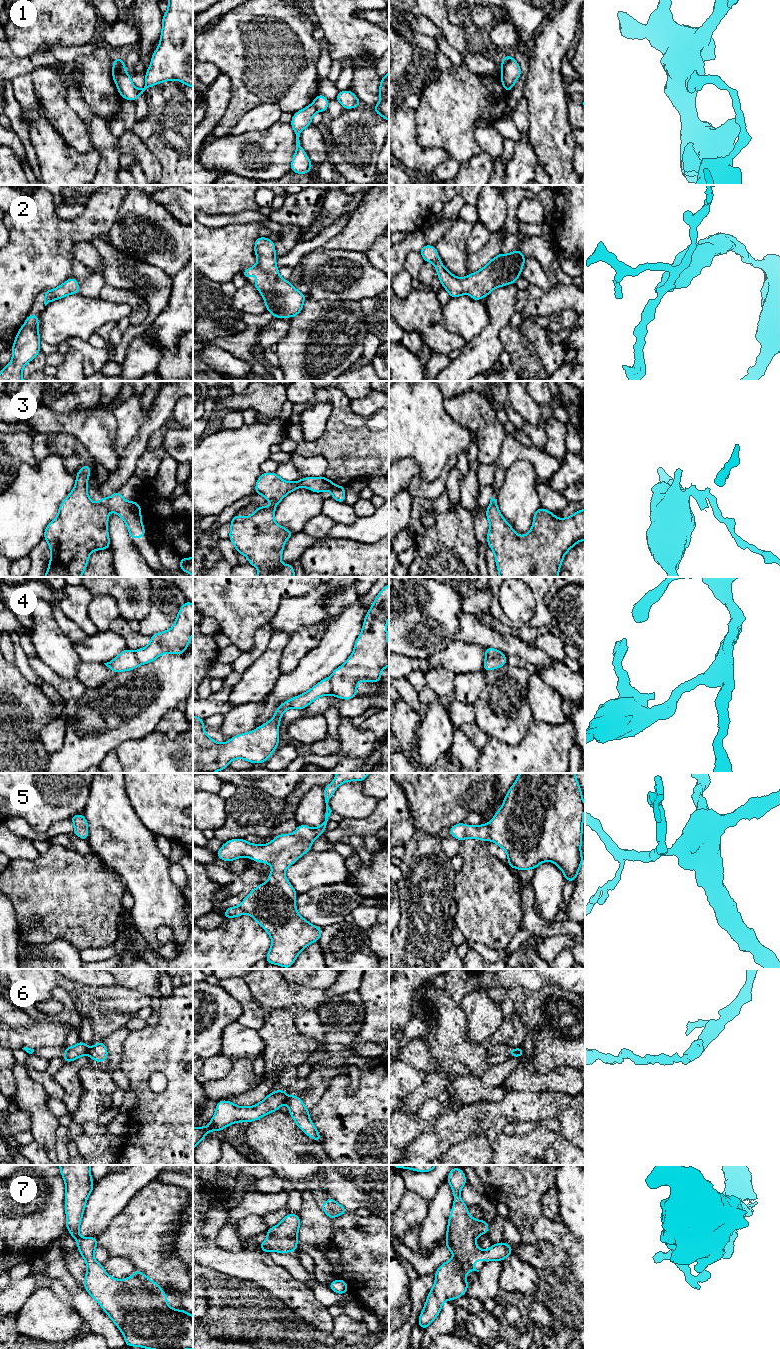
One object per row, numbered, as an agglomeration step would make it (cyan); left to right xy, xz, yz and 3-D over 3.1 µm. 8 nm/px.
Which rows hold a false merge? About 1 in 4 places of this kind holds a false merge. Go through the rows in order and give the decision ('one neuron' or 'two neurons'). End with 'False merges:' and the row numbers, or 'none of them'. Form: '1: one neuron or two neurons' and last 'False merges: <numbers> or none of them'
1: two neurons
2: one neuron
3: two neurons
4: two neurons
5: one neuron
6: two neurons
7: one neuron
False merges: 1, 3, 4, 6

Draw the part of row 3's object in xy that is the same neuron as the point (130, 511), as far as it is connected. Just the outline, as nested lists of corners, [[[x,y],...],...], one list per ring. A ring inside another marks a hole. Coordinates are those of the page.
[[[116,491],[109,498],[101,497],[98,504],[107,506],[124,520],[132,540],[146,536],[141,520],[142,509],[137,502],[124,500]]]

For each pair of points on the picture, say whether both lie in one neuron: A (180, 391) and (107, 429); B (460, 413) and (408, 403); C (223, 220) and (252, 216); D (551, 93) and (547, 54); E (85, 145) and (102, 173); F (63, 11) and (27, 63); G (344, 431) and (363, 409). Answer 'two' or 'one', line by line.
A: two
B: two
C: one
D: one
E: two
F: two
G: two

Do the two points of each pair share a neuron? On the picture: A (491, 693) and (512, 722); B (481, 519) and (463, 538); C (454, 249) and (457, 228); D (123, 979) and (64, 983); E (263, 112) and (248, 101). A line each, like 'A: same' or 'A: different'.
A: same
B: different
C: same
D: different
E: different

